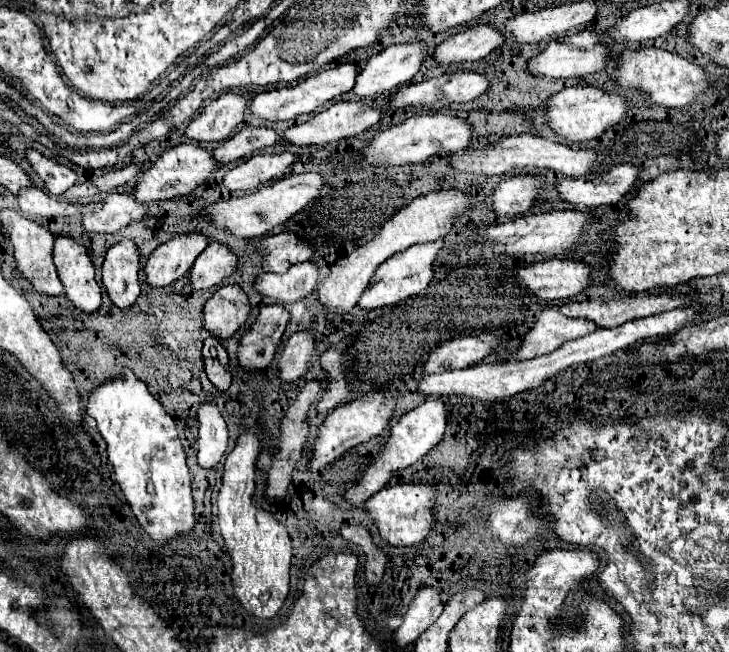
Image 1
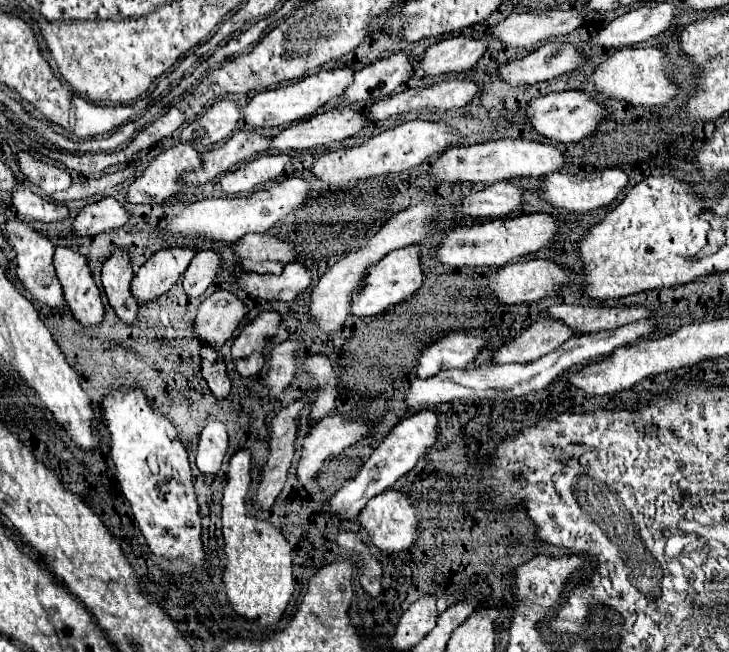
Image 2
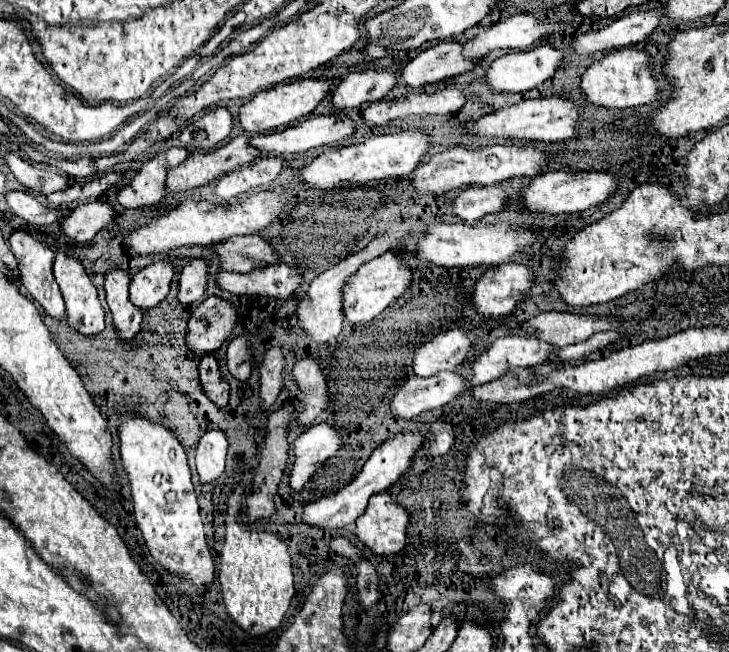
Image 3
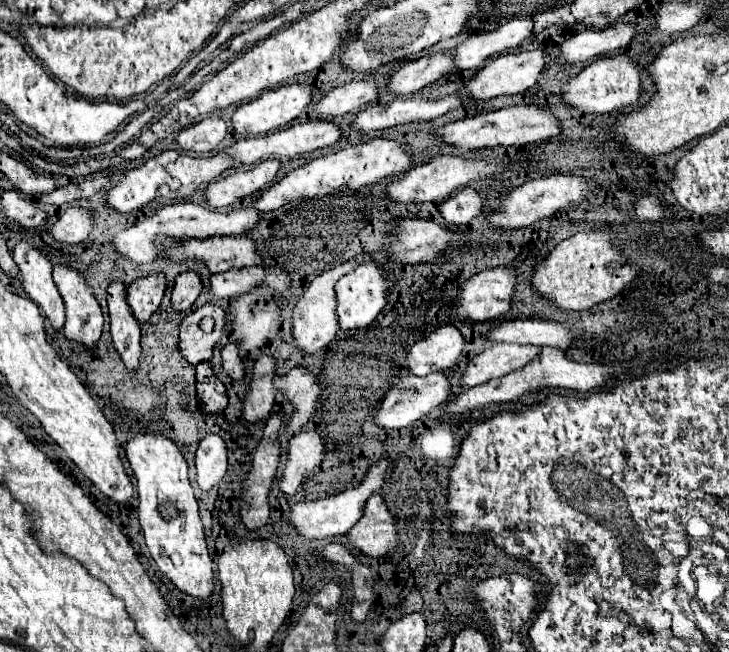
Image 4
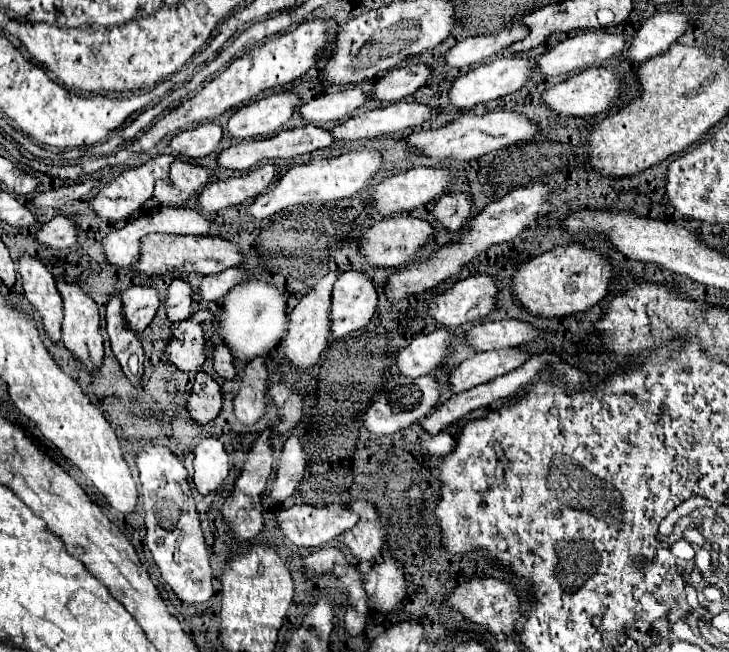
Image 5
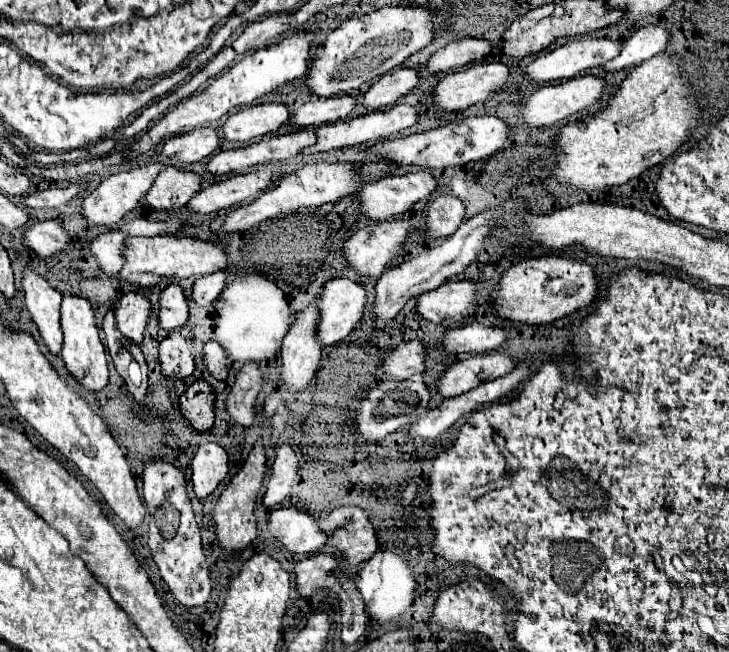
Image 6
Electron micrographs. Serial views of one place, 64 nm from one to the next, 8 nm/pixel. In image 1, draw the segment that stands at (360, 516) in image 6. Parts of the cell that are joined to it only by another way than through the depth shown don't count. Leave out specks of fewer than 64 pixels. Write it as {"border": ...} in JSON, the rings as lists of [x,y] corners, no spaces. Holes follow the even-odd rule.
{"border":[[[392,484],[366,502],[380,538],[390,546],[412,546],[424,540],[432,528],[432,486],[428,484]]]}

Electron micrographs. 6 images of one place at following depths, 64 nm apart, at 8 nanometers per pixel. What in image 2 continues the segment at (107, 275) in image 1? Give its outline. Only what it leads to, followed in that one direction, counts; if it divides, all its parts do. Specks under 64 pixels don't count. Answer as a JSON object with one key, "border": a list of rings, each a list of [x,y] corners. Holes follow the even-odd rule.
{"border":[[[116,250],[102,268],[102,284],[108,296],[108,302],[116,316],[126,322],[134,324],[138,316],[138,302],[130,292],[130,282],[134,278],[132,264],[126,250]]]}

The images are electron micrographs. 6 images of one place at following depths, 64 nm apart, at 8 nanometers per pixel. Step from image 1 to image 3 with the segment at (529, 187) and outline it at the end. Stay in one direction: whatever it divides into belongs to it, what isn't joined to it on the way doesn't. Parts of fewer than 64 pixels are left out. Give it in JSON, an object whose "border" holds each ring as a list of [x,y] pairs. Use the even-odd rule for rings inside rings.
{"border":[[[500,186],[466,188],[452,200],[452,216],[472,224],[490,212],[498,212],[504,204],[504,190]]]}

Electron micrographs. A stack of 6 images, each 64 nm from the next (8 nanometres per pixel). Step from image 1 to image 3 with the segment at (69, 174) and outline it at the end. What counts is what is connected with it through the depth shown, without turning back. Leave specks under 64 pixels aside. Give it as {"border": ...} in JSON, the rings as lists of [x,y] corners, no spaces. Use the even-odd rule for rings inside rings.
{"border":[[[6,154],[6,162],[14,174],[14,178],[24,186],[28,192],[40,192],[40,194],[52,194],[56,190],[66,188],[66,178],[58,176],[52,170],[42,170],[36,164],[30,164],[22,160],[18,154]]]}

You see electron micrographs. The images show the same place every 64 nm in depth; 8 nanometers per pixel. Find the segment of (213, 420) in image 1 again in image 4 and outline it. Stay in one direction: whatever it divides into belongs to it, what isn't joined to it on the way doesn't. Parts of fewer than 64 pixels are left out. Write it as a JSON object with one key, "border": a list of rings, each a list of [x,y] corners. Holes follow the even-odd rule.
{"border":[[[208,434],[200,440],[196,450],[196,482],[198,486],[208,492],[212,490],[226,474],[228,456],[226,444],[218,434]]]}

